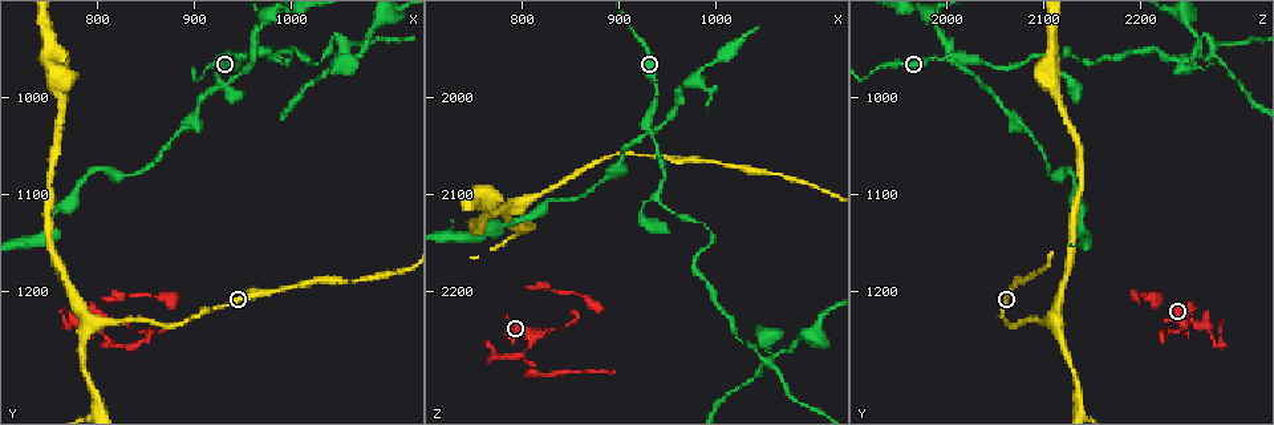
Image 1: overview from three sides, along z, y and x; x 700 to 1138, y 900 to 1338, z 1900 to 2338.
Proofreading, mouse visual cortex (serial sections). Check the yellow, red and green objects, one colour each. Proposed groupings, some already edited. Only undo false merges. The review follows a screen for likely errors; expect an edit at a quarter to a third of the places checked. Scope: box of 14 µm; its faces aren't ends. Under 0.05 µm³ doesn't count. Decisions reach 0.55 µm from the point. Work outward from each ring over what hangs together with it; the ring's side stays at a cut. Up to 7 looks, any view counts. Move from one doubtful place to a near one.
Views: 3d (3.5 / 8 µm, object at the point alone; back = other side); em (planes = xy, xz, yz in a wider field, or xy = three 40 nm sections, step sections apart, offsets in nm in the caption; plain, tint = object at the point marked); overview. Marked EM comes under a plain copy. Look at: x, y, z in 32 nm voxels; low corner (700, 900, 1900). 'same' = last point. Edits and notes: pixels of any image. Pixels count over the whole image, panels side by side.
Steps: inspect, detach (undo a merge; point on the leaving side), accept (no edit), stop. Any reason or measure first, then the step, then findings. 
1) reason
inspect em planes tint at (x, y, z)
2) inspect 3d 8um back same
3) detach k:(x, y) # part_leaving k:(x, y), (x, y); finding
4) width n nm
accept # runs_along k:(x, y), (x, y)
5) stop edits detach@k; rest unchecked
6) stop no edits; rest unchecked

branch point
inspect 3d 3.5um at (940, 960, 2105)

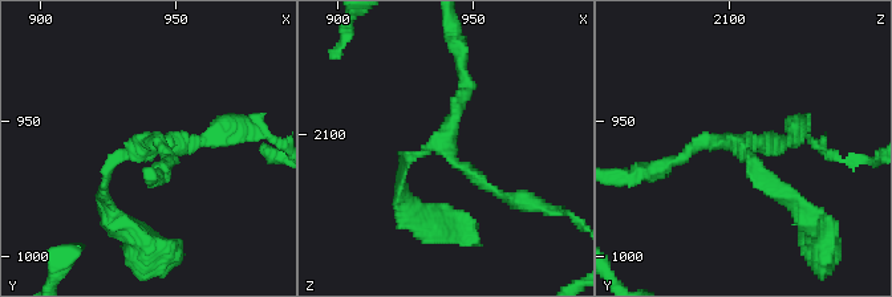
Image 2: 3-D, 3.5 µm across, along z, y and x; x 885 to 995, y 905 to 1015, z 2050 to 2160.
arms 3; arm_widths 150, 150, 150 nm
inspect em planes tint at (941, 958, 2101)

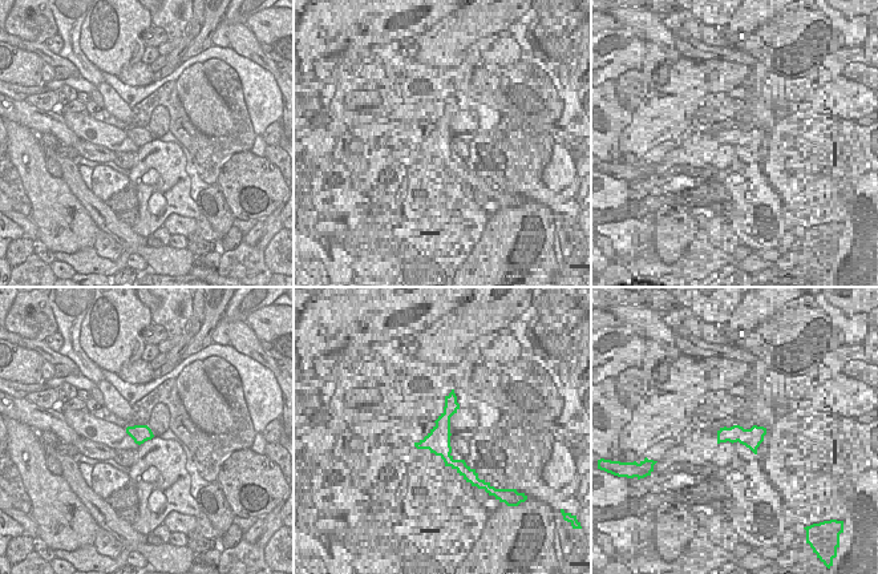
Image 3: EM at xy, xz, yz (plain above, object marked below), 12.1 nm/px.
cut it another way
inspect em xy step 2 tint same

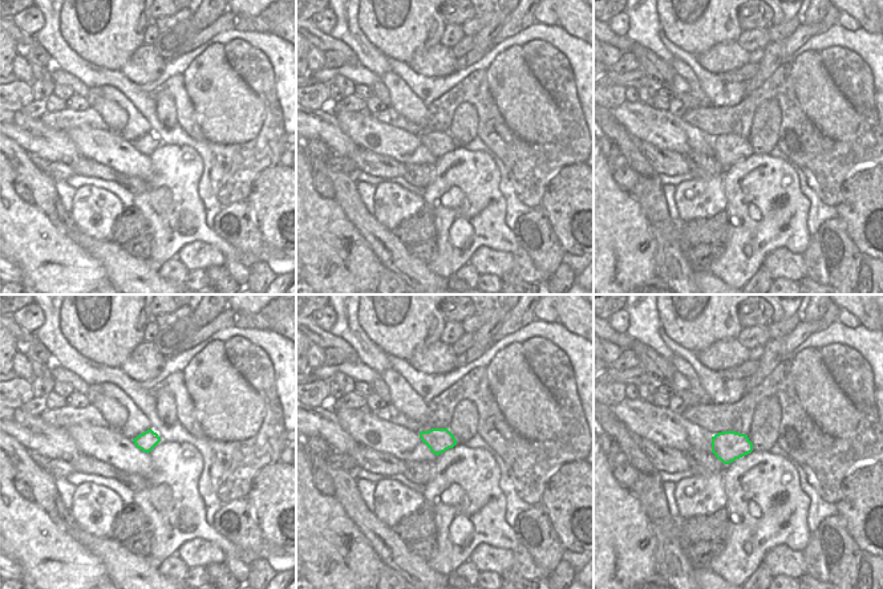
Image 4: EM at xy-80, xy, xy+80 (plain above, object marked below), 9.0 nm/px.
accept # all the same cell

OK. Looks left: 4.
sharp bend
inspect 3d 3.5um at (990, 960, 2140)

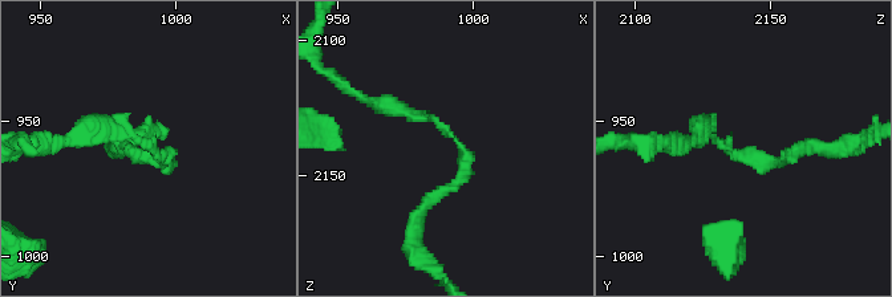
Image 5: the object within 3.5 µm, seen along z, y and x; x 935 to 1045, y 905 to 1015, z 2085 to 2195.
need the tissue
inspect em planes tint at (994, 963, 2136)

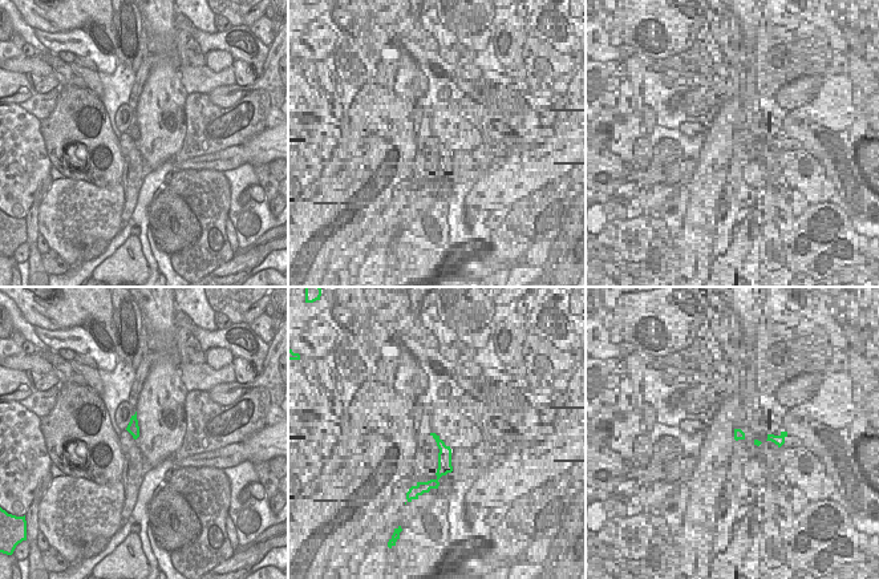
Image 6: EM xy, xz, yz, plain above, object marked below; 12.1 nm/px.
accept # all the same cell

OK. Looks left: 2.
abrupt turn
inspect 3d 3.5um at (1055, 955, 2275)

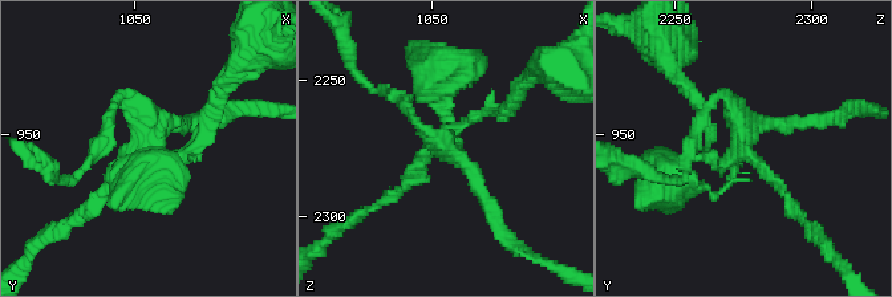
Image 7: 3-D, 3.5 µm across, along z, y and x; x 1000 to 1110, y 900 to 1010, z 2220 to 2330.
now the EM
inspect em xy step 3 tint at (1054, 953, 2274)

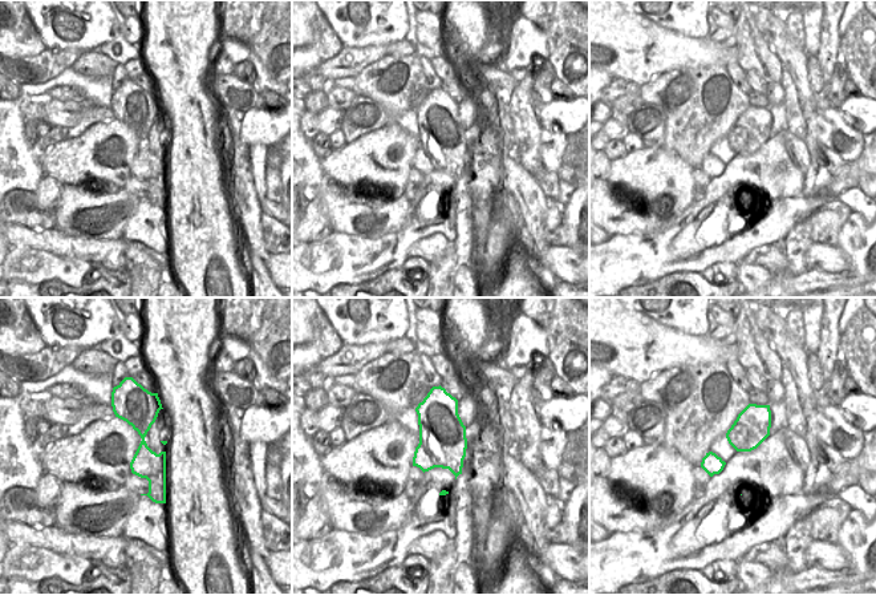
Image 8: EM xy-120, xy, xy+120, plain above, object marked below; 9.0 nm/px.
accept # runs_along 8:(136, 391), (144, 457), (161, 500); continuous, no second cell

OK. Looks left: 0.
stop no edits; rest unchecked

